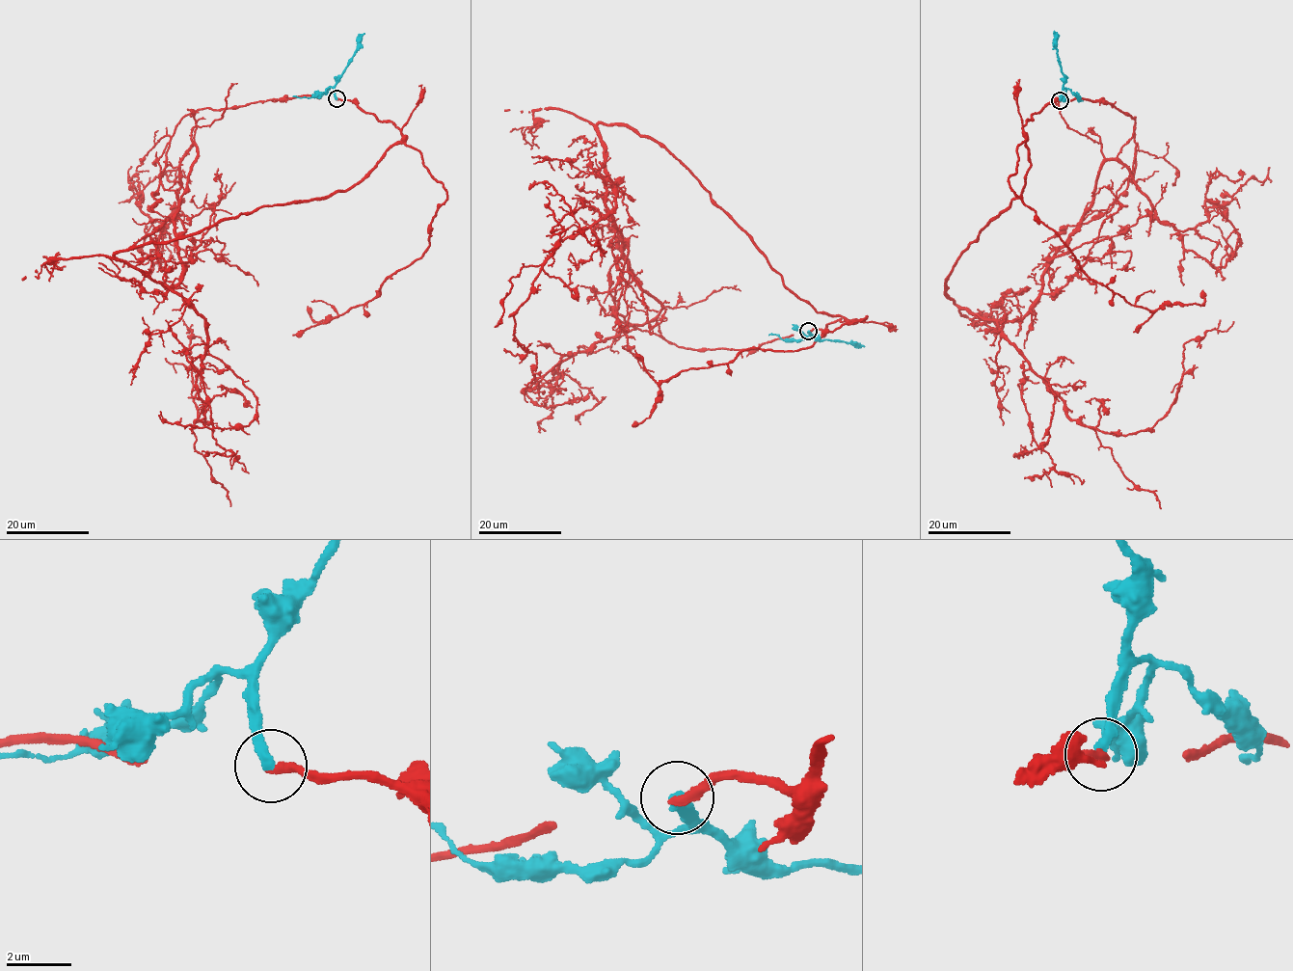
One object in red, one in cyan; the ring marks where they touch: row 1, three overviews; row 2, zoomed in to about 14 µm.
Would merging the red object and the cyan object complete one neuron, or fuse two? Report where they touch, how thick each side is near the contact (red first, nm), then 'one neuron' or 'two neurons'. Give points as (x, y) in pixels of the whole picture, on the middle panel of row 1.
at (808, 331); 300 nm thick on the red side, 320 nm on the other; two neurons

